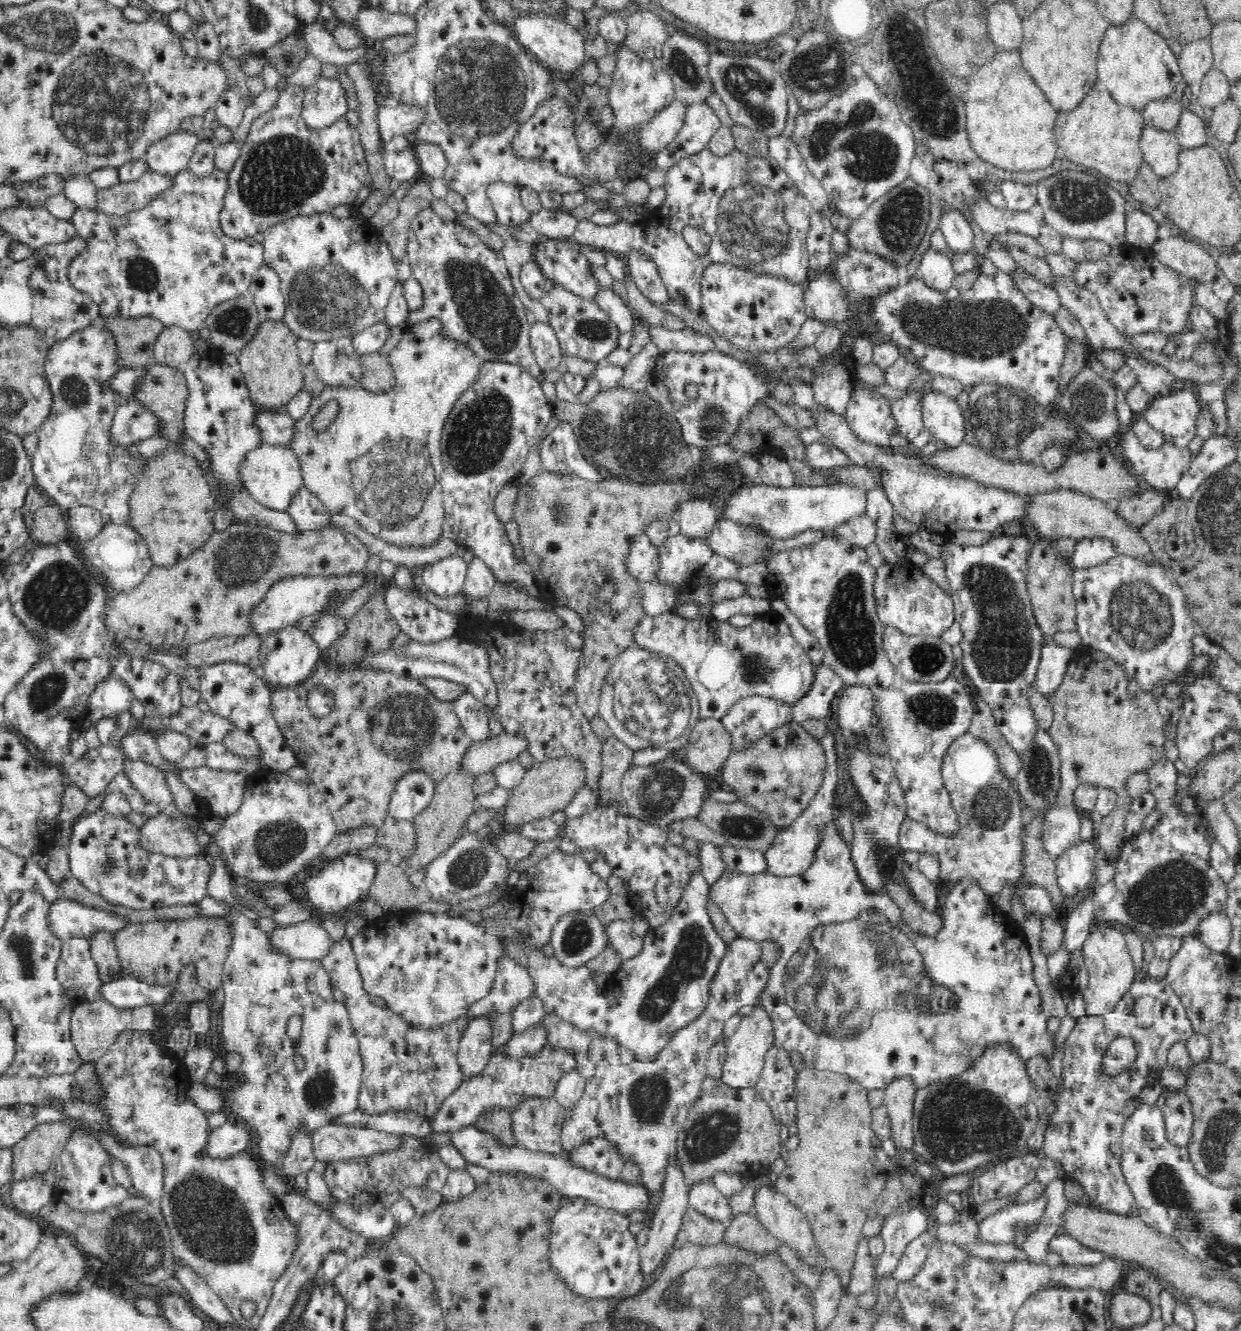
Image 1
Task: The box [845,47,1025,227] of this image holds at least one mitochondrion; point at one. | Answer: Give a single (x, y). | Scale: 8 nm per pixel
(929, 87)

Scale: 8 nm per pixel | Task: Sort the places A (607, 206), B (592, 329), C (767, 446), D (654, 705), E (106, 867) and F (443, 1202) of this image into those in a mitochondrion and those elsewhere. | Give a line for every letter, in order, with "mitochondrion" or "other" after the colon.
A: other
B: mitochondrion
C: other
D: mitochondrion
E: mitochondrion
F: other

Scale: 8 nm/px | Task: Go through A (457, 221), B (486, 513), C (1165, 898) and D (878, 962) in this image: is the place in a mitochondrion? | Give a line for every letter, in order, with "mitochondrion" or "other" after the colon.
A: other
B: other
C: mitochondrion
D: mitochondrion

